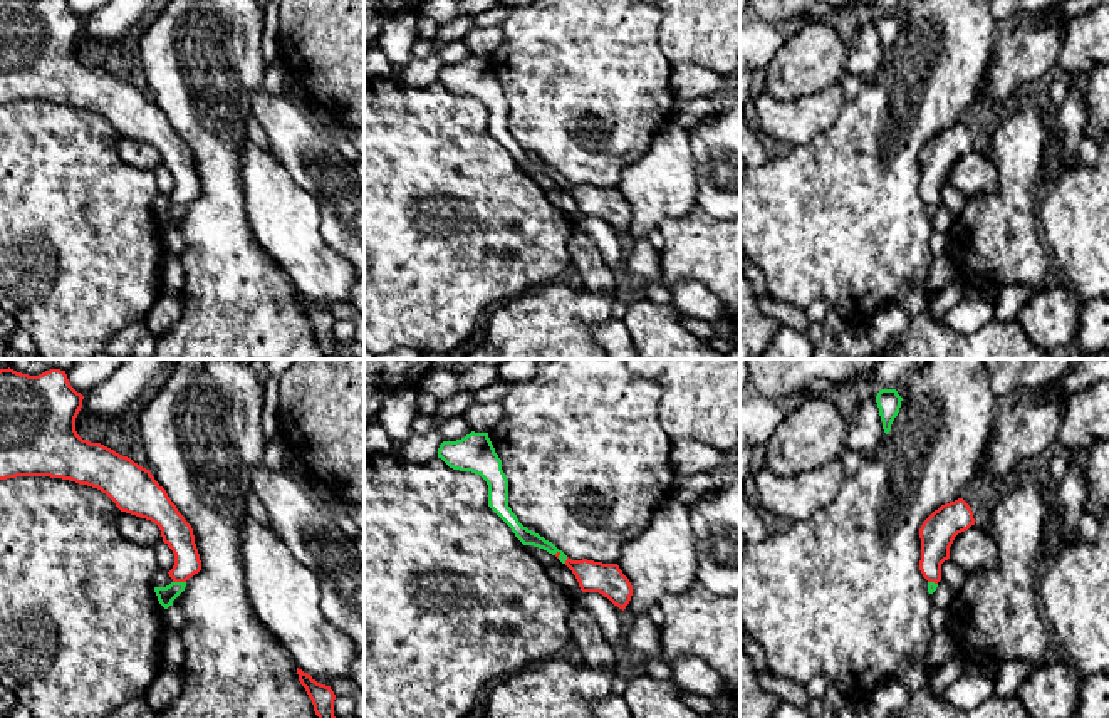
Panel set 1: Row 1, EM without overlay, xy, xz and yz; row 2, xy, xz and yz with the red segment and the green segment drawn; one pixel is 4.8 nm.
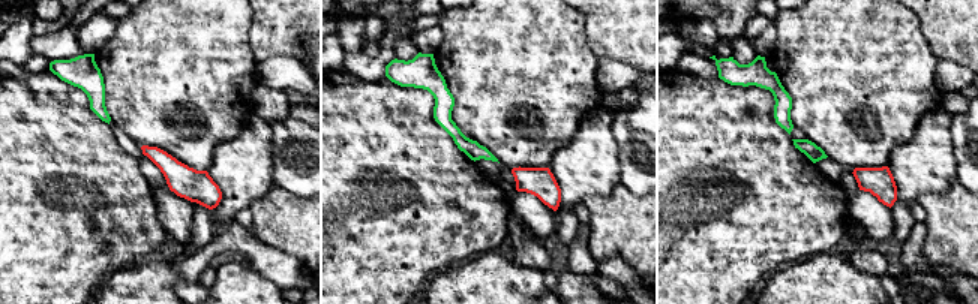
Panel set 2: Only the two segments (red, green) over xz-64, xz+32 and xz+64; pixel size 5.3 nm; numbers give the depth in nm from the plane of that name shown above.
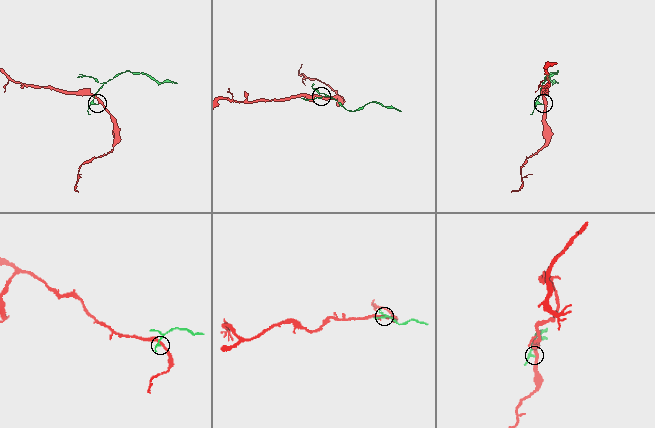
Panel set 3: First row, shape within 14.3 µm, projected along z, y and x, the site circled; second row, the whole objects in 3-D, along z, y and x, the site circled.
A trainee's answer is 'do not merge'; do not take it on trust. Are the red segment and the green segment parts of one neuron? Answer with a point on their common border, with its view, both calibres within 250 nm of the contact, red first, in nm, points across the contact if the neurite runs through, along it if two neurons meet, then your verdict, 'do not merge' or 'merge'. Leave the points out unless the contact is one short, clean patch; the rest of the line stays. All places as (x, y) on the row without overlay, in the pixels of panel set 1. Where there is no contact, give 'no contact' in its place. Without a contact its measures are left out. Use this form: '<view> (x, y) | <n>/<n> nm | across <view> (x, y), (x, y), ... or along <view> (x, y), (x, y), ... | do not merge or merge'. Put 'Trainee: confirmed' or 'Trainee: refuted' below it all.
xy (180, 205) | 150/80 nm | do not merge
Trainee: confirmed

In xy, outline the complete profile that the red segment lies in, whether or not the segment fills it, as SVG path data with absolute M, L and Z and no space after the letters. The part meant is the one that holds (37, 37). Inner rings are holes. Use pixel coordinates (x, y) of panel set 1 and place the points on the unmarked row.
M0 0L0 104L50 101L101 114L121 136L159 151L163 166L174 178L174 190L168 198L173 206L186 206L201 195L191 149L149 94L77 59L75 42L82 23L84 20L70 10L67 0Z

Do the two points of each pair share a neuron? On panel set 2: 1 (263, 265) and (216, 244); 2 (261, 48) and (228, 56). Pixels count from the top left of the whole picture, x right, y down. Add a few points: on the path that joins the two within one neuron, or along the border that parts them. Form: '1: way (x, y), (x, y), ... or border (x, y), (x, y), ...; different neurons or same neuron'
1: way (254, 253), (243, 243), (228, 243); same neuron
2: border (251, 15), (249, 47), (257, 62); different neurons

